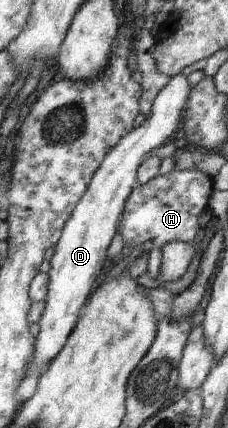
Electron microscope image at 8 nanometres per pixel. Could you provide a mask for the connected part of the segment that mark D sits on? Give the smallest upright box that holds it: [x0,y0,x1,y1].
[25,74,191,377]

